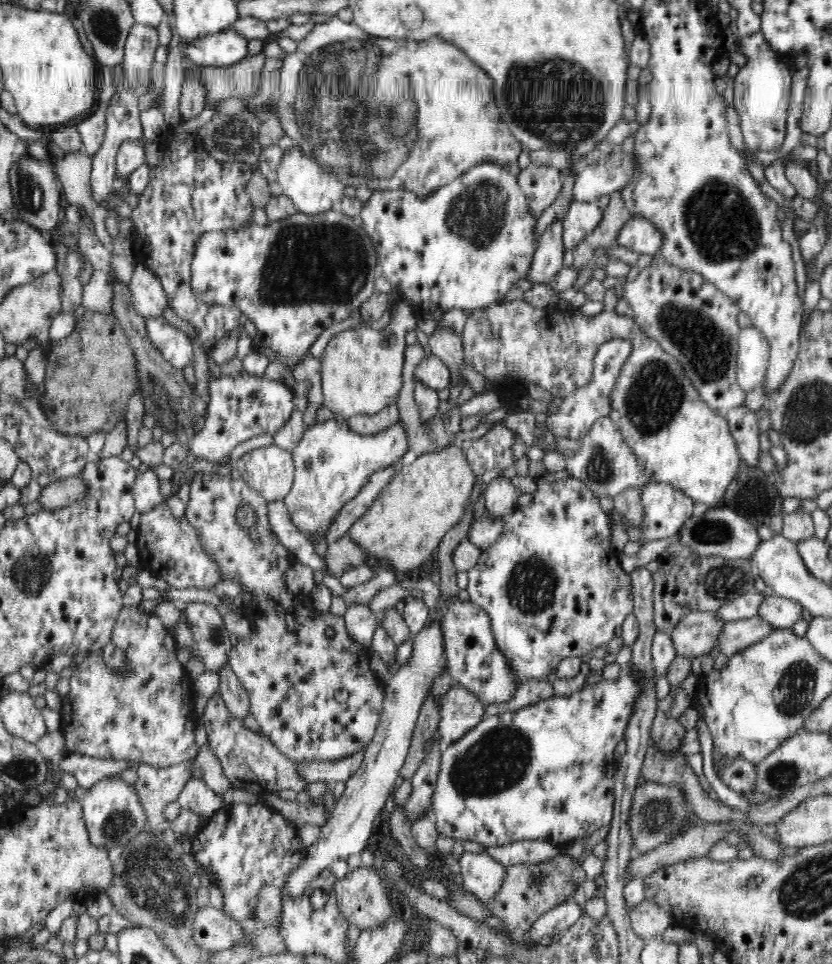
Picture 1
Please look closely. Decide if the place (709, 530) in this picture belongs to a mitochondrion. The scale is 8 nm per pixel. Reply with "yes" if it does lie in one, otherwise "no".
yes

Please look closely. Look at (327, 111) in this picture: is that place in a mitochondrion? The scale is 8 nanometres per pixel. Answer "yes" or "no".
yes

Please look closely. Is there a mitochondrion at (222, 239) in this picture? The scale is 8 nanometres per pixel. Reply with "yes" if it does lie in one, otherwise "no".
no

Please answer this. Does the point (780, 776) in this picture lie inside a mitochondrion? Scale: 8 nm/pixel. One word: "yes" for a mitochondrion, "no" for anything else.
yes

